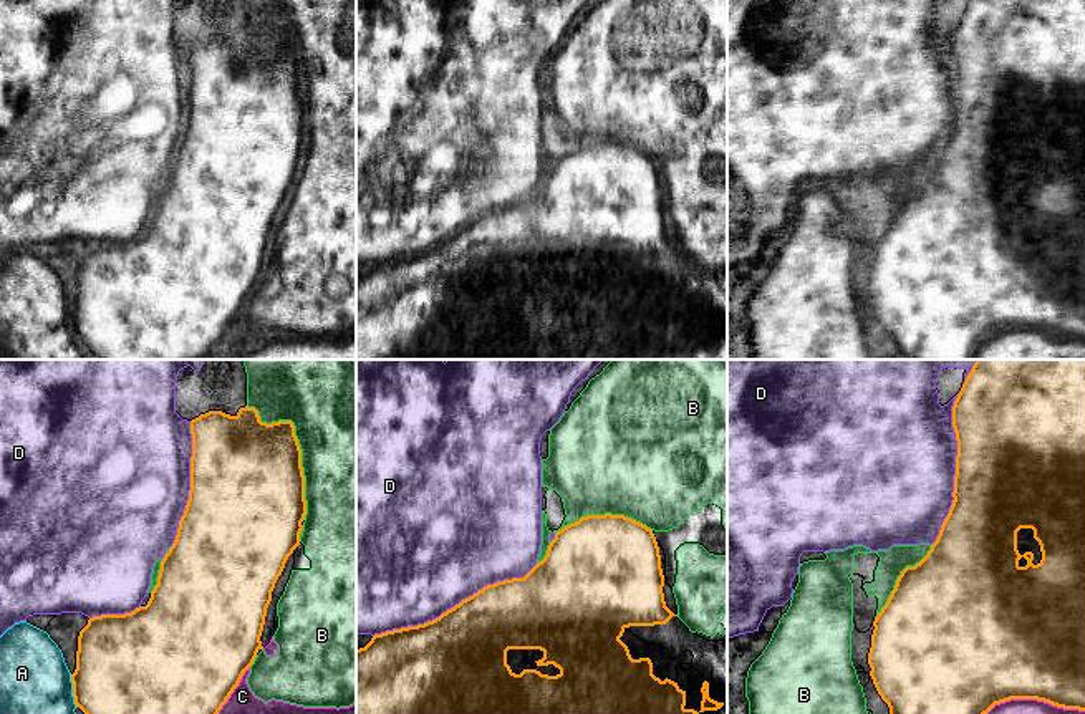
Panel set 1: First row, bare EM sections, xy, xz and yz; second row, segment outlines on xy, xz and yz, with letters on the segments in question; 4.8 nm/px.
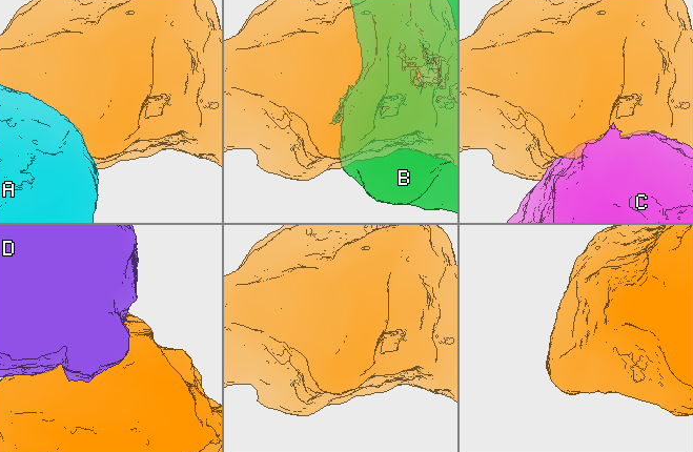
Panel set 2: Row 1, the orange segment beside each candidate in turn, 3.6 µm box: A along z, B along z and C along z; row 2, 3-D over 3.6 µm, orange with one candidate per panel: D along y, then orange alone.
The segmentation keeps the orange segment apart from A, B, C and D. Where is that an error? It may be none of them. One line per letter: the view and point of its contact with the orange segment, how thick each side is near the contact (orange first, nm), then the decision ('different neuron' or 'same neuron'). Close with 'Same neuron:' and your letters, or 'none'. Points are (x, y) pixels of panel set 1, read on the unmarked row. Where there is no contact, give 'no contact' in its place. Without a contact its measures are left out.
A: contact xy (73, 320); calibres 480 and 380 nm; different neuron
B: contact xy (298, 75); calibres 460 and 500 nm; different neuron
C: contact xy (229, 325); calibres 500 and 320 nm; different neuron
D: contact xz (456, 234); calibres 440 and 500 nm; different neuron
Same neuron: none

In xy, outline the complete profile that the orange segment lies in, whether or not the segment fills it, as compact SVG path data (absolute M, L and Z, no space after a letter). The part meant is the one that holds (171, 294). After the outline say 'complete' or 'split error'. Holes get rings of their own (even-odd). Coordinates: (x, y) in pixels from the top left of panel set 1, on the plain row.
M245 35L235 45L222 40L200 43L190 50L190 63L189 129L147 234L124 244L93 245L78 265L73 326L93 359L202 359L263 278L260 265L272 220L300 174L306 129L293 51L262 51L258 40Z | complete

